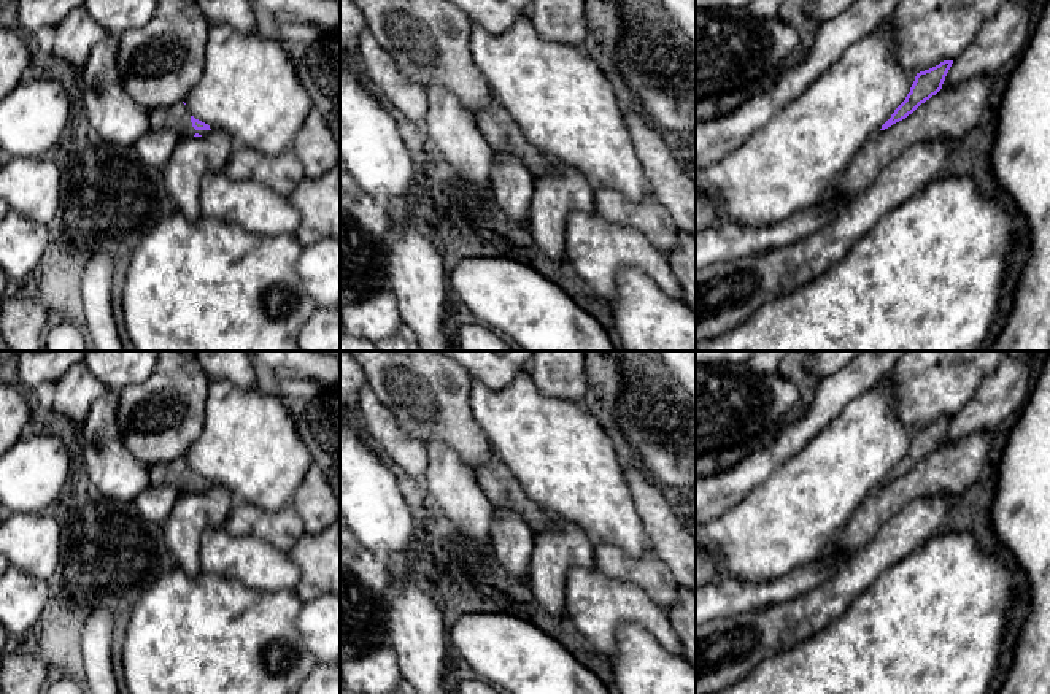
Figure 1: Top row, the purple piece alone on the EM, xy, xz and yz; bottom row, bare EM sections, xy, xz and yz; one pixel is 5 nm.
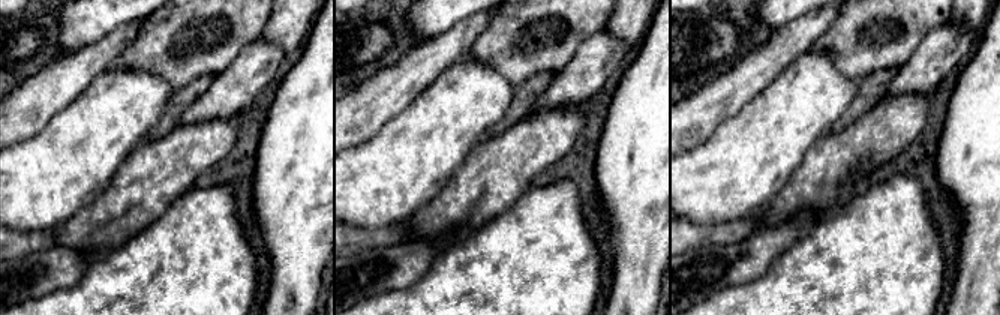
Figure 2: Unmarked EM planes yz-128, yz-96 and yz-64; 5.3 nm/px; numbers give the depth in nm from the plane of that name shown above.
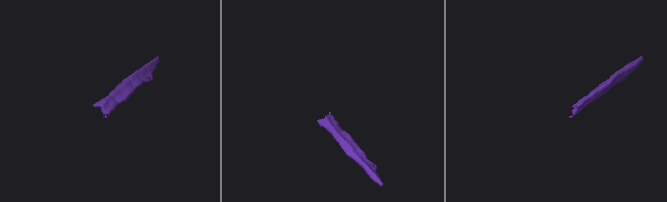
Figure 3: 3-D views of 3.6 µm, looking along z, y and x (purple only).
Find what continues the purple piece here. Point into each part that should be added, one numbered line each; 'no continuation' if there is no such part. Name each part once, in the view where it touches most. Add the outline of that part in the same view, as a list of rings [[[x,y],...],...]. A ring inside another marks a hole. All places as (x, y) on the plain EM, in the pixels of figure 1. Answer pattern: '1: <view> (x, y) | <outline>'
1: xy (177, 472) | [[[183,457],[151,467],[151,484],[172,484],[181,494],[194,492],[195,489],[205,491],[210,486],[195,486],[191,478],[191,468]]]

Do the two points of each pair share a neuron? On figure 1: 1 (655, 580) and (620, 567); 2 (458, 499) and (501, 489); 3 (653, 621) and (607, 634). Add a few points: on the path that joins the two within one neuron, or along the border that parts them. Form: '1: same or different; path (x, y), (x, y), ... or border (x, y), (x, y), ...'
1: same; path (647, 572), (628, 569)
2: different; border (474, 472), (493, 507)
3: same; path (642, 616), (623, 616), (617, 623)

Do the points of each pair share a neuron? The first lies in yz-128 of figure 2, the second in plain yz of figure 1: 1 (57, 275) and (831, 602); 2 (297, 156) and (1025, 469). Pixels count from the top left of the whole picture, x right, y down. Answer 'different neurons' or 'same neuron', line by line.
1: same neuron
2: same neuron

